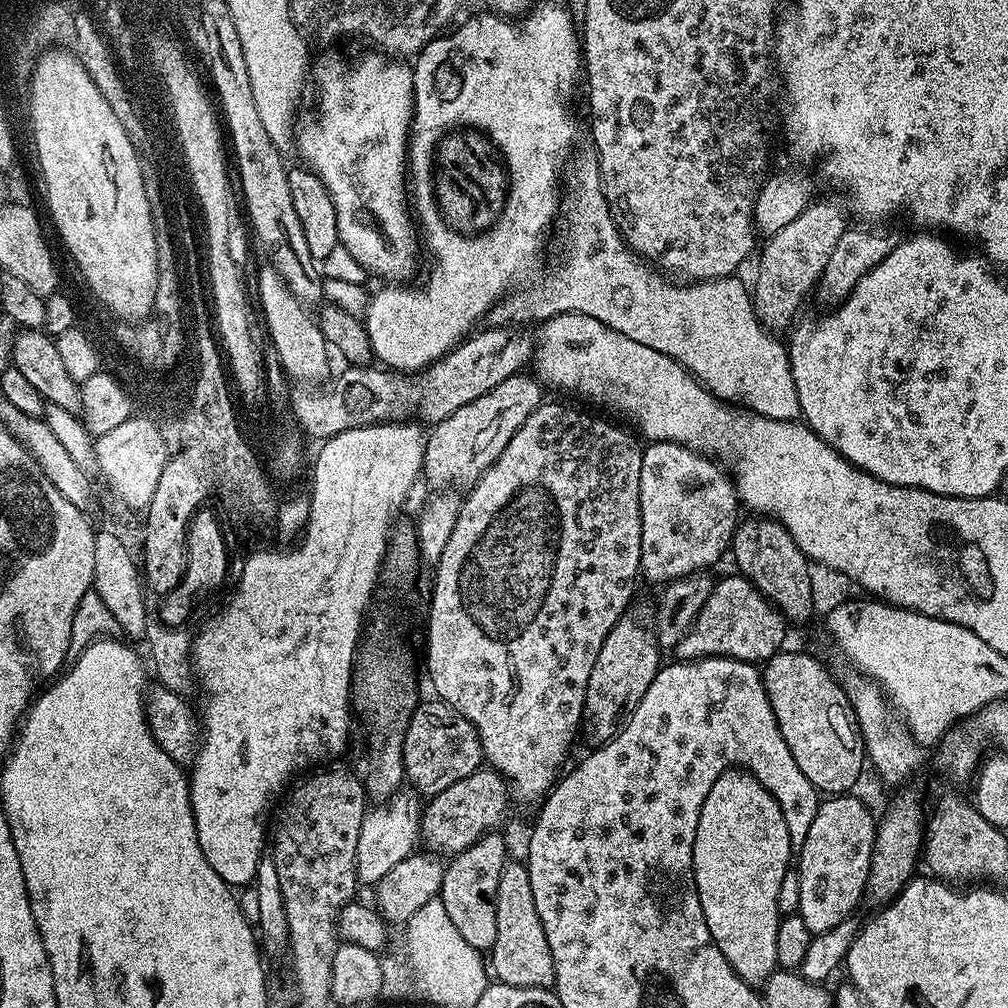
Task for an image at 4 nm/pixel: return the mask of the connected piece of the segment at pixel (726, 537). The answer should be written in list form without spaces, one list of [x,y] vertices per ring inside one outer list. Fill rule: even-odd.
[[[652,442],[649,443],[642,451],[642,478],[638,486],[640,495],[640,517],[642,518],[642,554],[640,555],[640,570],[643,579],[653,580],[658,586],[665,582],[680,580],[684,576],[693,576],[696,573],[703,573],[706,568],[712,568],[724,554],[729,551],[732,543],[732,536],[736,532],[738,517],[736,518],[736,508],[738,509],[738,497],[736,495],[735,483],[727,471],[711,456],[695,452],[692,448],[687,448],[674,442]]]

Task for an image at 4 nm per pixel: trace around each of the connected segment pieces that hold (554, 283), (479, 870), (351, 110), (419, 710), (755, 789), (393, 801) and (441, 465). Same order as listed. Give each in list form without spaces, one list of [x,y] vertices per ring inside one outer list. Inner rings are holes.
[[[591,151],[571,157],[562,180],[562,199],[558,212],[560,261],[545,274],[544,281],[533,292],[511,297],[512,312],[518,319],[543,322],[558,315],[562,309],[566,312],[586,314],[626,338],[634,338],[634,342],[642,342],[642,346],[650,346],[674,358],[713,394],[724,398],[740,396],[739,403],[743,407],[771,420],[801,419],[798,386],[794,386],[788,349],[772,337],[775,335],[766,331],[756,316],[756,311],[752,308],[749,285],[744,285],[742,281],[736,280],[740,278],[730,275],[681,286],[679,283],[669,282],[659,271],[649,267],[620,237],[620,229],[616,227],[606,198],[602,194],[598,162]]]
[[[499,831],[487,832],[478,838],[478,842],[451,857],[444,869],[438,897],[442,906],[446,906],[446,914],[450,914],[450,922],[454,922],[458,934],[462,934],[470,946],[481,950],[490,950],[494,946],[494,934],[498,931],[498,878],[502,878],[502,870],[510,860],[508,848],[500,835]]]
[[[368,50],[365,56],[357,60],[343,60],[336,52],[328,52],[325,56],[315,57],[314,80],[316,76],[316,120],[312,120],[304,129],[297,131],[294,136],[294,144],[300,147],[300,156],[305,165],[326,186],[326,190],[332,195],[334,212],[338,214],[338,234],[340,244],[345,248],[362,267],[376,276],[381,276],[384,282],[404,282],[408,275],[416,268],[416,244],[418,248],[418,228],[414,223],[413,213],[410,211],[410,188],[406,183],[406,169],[408,167],[408,138],[412,131],[412,99],[414,98],[414,82],[412,81],[413,69],[408,68],[403,59],[385,59],[379,51]]]
[[[436,698],[429,704],[417,703],[404,731],[404,775],[417,793],[434,798],[446,786],[454,786],[454,782],[474,774],[484,763],[478,734],[465,716]]]
[[[743,770],[723,772],[714,782],[706,802],[702,802],[698,830],[692,847],[692,869],[698,898],[702,902],[702,914],[710,930],[710,938],[722,950],[726,962],[747,984],[763,985],[778,965],[778,926],[780,911],[780,887],[782,878],[790,870],[794,860],[792,835],[786,826],[780,803],[758,782],[758,778]]]
[[[402,790],[388,801],[379,803],[364,813],[355,854],[356,879],[361,885],[374,886],[398,862],[410,856],[417,847],[415,844],[419,843],[421,799],[413,793],[410,795],[406,792]]]
[[[517,374],[506,378],[486,394],[482,394],[472,402],[467,402],[466,406],[459,407],[444,421],[431,425],[424,441],[424,467],[422,469],[423,479],[425,481],[428,479],[429,489],[467,490],[471,488],[478,482],[478,478],[482,478],[485,470],[496,461],[498,454],[506,450],[506,442],[514,438],[514,434],[524,425],[526,418],[530,418],[530,414],[534,414],[534,410],[540,407],[545,399],[545,389],[539,379],[532,374],[524,375]]]

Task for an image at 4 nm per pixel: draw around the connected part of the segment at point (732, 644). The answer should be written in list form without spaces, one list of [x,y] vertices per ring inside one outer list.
[[[733,574],[712,585],[712,593],[706,598],[700,614],[692,627],[685,633],[674,649],[675,655],[681,661],[703,660],[706,656],[728,656],[731,660],[746,660],[749,662],[765,662],[785,647],[784,626],[786,619],[783,613],[763,595],[744,575]]]

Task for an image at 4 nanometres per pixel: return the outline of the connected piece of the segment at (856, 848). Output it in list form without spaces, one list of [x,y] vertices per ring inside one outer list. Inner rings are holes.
[[[856,794],[829,795],[821,799],[802,846],[798,849],[800,906],[798,915],[814,934],[838,926],[849,919],[865,899],[870,862],[874,854],[877,817]]]

